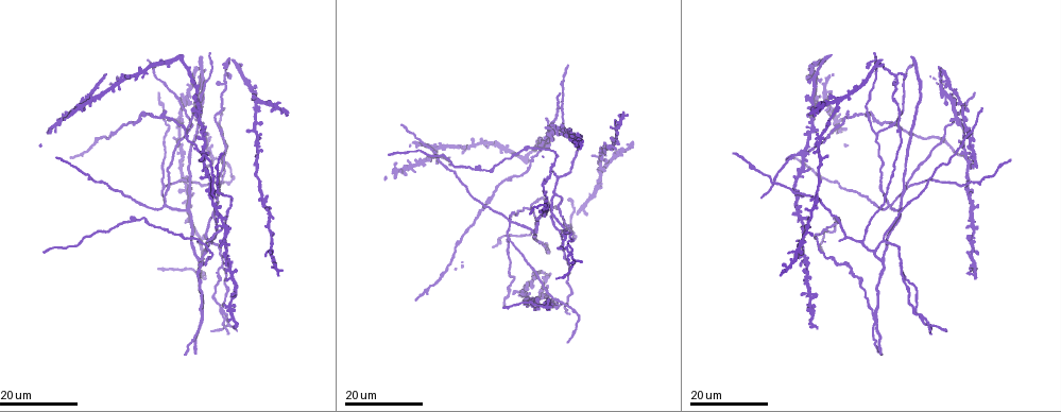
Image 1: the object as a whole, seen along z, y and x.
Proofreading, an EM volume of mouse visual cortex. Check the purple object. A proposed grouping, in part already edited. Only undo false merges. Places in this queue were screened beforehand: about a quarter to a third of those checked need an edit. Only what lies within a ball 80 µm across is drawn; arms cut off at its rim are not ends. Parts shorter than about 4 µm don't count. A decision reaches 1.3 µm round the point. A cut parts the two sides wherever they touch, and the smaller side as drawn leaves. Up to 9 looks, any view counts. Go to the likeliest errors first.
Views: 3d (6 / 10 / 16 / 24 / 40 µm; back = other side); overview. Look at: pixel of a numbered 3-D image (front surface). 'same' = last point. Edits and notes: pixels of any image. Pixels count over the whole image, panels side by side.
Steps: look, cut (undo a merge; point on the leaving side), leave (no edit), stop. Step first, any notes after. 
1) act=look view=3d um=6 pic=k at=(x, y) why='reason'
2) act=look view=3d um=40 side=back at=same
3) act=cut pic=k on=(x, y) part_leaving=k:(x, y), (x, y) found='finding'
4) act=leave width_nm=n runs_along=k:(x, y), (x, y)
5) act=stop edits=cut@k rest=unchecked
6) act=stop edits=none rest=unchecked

act=look view=3d um=24 pic=1 at=(166, 205) why='four arms meet'

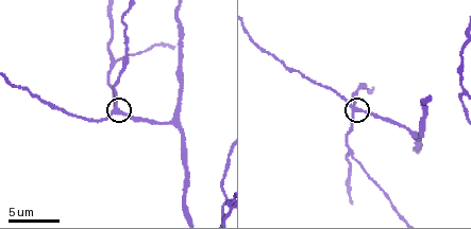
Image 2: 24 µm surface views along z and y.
act=look view=3d um=10 pic=2 at=(354, 107)

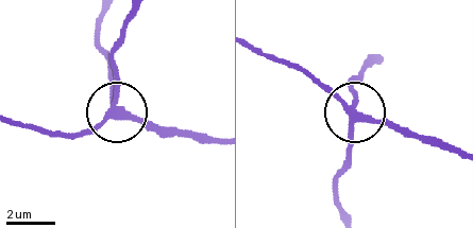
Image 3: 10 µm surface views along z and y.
act=leave runs_along=3:(214, 141), (122, 115), (116, 104), (116, 64) found='one neuron here'

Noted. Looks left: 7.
act=look view=3d um=16 pic=1 at=(552, 215) why='arms part here'

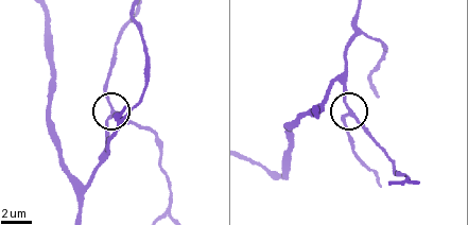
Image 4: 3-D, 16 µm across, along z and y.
act=look view=3d um=6 pic=4 at=(110, 106) why='closer look'

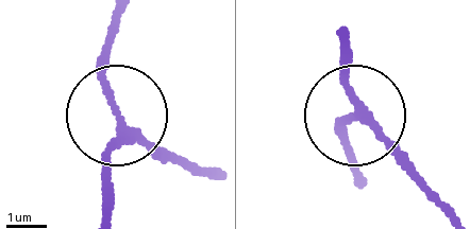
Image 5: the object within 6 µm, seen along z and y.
act=leave side_arm_um=39 arms=3 found='one neuron here'

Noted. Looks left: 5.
act=look view=3d um=16 pic=1 at=(200, 311)

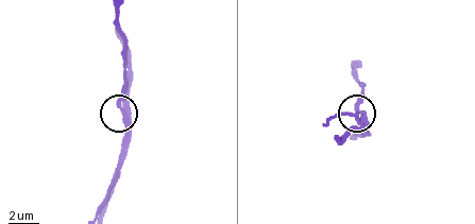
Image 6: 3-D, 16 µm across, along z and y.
act=look view=3d um=6 pic=6 at=(123, 121) why='closer look'

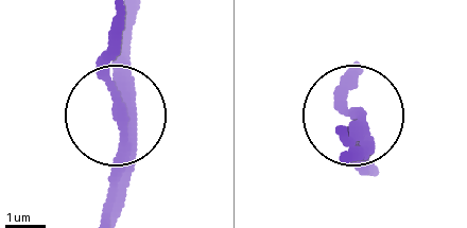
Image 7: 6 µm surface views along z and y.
act=leave found='one neuron here'

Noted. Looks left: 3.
act=look view=3d um=16 pic=1 at=(218, 193) why='three arms meet'

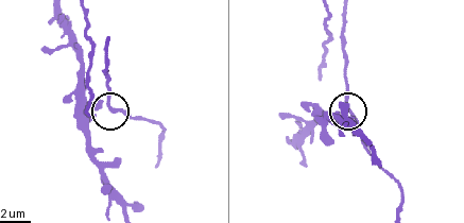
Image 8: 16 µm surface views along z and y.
act=look view=3d um=6 pic=8 at=(348, 112)

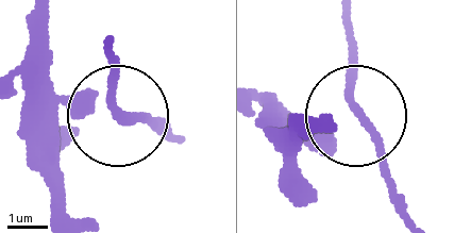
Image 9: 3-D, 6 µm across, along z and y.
act=leave arms=3 runs_along=9:(177, 137), (116, 111), (116, 53) found='one neuron here'

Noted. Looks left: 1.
act=stop edits=none rest=unchecked

